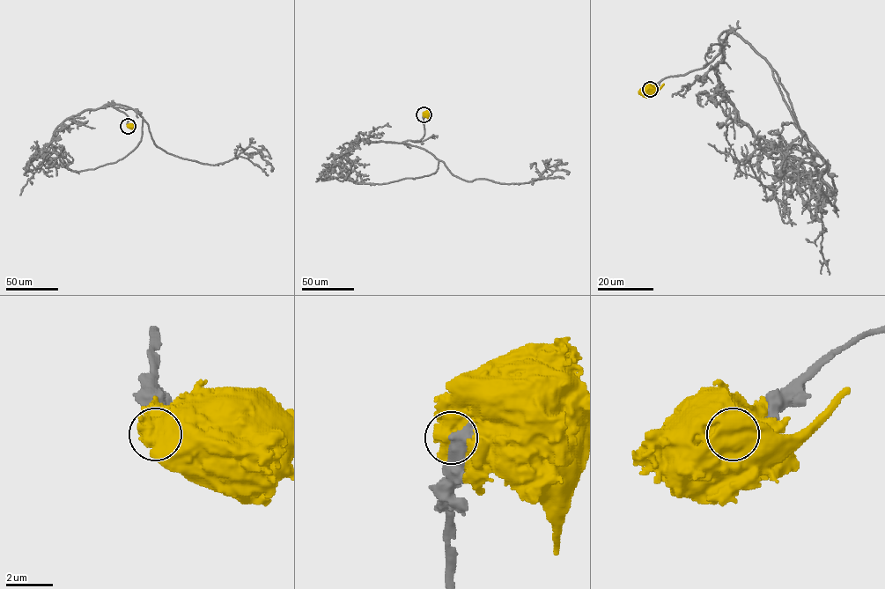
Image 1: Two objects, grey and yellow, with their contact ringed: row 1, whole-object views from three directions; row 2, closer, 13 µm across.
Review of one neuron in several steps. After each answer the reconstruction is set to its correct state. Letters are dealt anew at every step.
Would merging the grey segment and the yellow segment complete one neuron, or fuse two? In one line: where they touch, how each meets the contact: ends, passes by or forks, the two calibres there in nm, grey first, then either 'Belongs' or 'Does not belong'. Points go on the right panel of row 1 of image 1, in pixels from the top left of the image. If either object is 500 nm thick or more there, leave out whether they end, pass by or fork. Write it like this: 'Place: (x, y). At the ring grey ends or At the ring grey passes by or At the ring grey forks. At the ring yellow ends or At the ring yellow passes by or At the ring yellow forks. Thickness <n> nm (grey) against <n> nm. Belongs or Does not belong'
Place: (650, 89). Thickness 600 nm (grey) against 900 nm. Does not belong

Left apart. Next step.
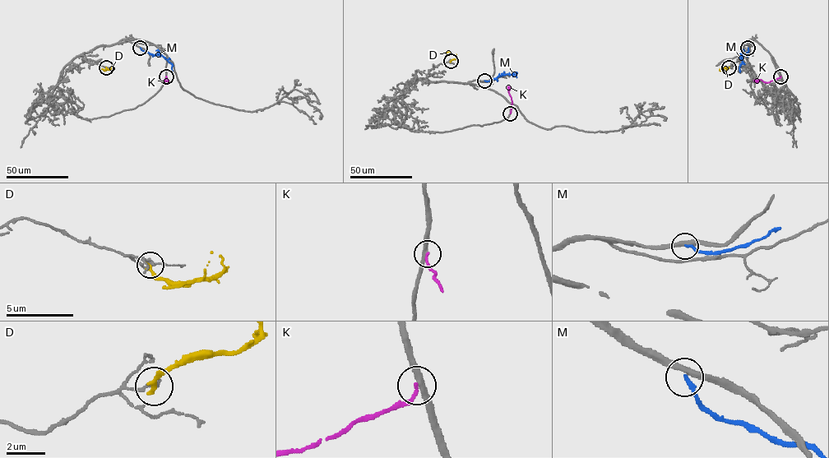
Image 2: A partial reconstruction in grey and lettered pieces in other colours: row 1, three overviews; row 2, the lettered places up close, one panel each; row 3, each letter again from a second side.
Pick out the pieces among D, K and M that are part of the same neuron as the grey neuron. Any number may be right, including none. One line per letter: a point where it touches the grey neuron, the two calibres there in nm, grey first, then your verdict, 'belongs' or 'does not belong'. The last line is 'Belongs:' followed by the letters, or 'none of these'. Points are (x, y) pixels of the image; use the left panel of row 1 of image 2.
D: contact (106, 67); calibres 200 and 260 nm; does not belong
K: contact (166, 76); calibres 320 and 180 nm; does not belong
M: contact (140, 48); calibres 320 and 180 nm; does not belong
Belongs: none of these

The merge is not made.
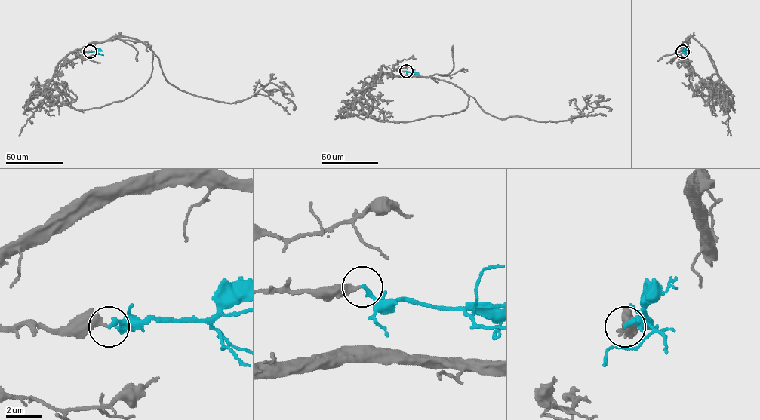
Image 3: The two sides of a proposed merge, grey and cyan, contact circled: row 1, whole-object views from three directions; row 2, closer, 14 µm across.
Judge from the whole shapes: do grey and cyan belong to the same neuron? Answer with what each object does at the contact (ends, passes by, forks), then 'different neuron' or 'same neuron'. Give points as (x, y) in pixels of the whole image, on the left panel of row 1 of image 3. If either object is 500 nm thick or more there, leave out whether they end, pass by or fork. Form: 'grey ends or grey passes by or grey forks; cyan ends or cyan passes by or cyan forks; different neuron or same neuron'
grey ends; cyan ends; same neuron

